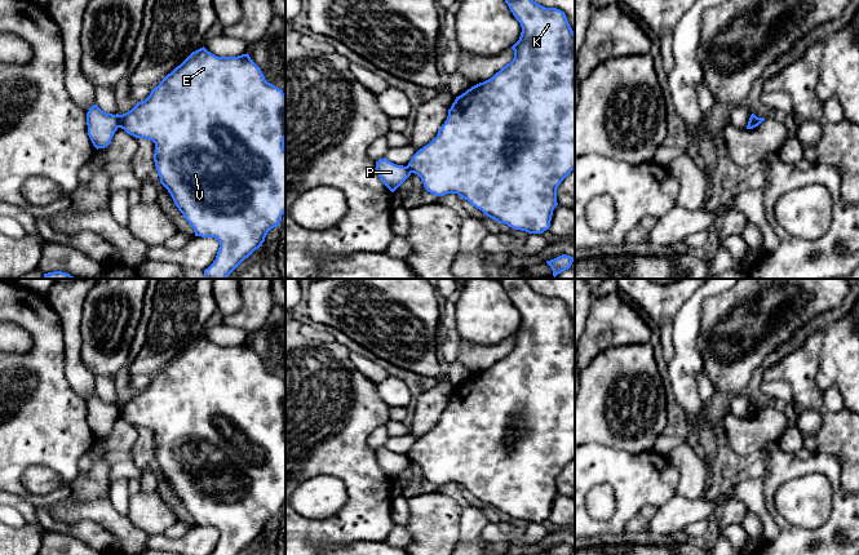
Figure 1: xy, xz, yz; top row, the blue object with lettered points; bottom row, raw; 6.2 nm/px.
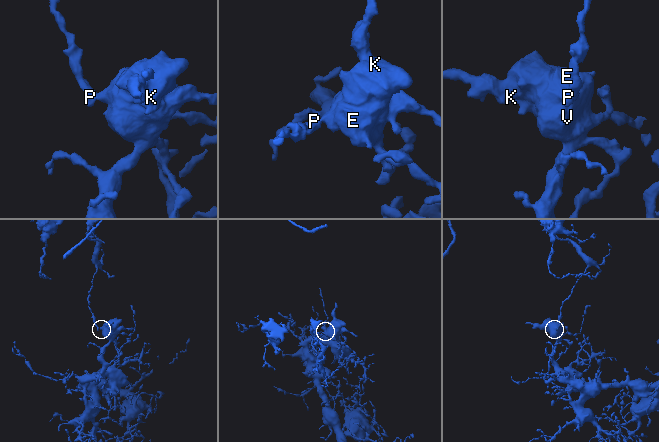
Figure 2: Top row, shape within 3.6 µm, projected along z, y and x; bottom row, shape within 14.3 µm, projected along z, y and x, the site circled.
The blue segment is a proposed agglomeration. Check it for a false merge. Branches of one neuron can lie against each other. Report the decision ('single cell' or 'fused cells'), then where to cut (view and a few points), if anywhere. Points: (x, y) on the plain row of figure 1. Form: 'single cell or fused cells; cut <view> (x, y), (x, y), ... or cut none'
fused cells; cut xy (118, 404), (120, 416)

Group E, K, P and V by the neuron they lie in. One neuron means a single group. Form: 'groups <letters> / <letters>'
groups E K V / P

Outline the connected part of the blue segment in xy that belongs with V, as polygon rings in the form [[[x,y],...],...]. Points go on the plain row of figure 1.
[[[204,336],[192,341],[151,379],[145,390],[138,391],[130,400],[119,404],[119,412],[120,417],[128,423],[155,432],[154,450],[160,472],[168,479],[176,496],[194,518],[195,525],[218,529],[220,537],[211,555],[239,555],[256,538],[262,536],[267,521],[279,515],[282,505],[285,502],[285,383],[282,378],[266,370],[261,358],[251,348],[248,342],[238,346],[217,346]]]

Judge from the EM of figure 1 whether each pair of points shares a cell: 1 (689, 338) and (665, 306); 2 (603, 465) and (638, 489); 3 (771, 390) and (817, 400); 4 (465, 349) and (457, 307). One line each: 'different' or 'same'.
1: different
2: same
3: different
4: different

